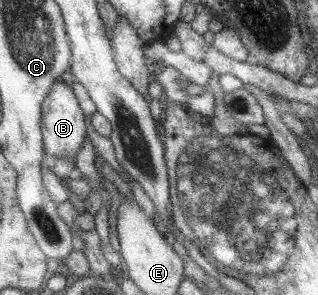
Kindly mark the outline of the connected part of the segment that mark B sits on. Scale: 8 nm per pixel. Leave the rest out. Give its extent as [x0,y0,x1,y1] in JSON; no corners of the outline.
[41,78,86,157]

